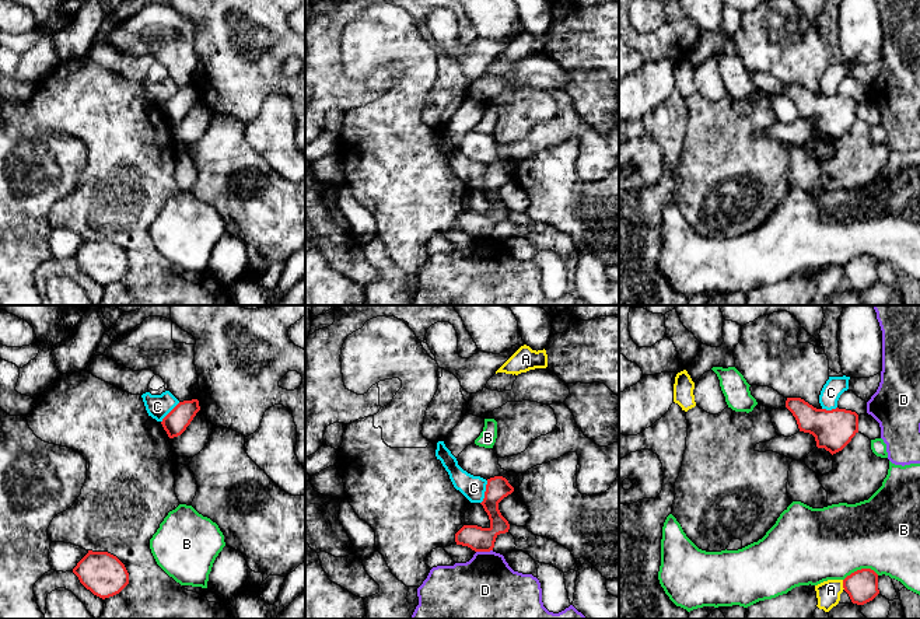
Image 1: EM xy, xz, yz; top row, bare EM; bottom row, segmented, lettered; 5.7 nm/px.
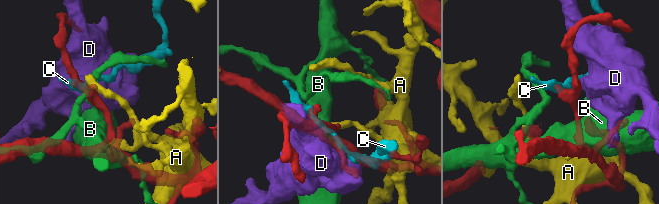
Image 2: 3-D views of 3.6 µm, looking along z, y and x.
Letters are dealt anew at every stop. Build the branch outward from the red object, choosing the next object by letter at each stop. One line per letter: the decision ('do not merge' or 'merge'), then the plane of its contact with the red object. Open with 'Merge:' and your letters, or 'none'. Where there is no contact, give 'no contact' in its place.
Merge: none
A: do not merge | yz
B: do not merge | yz
C: do not merge | xz
D: do not merge | xz

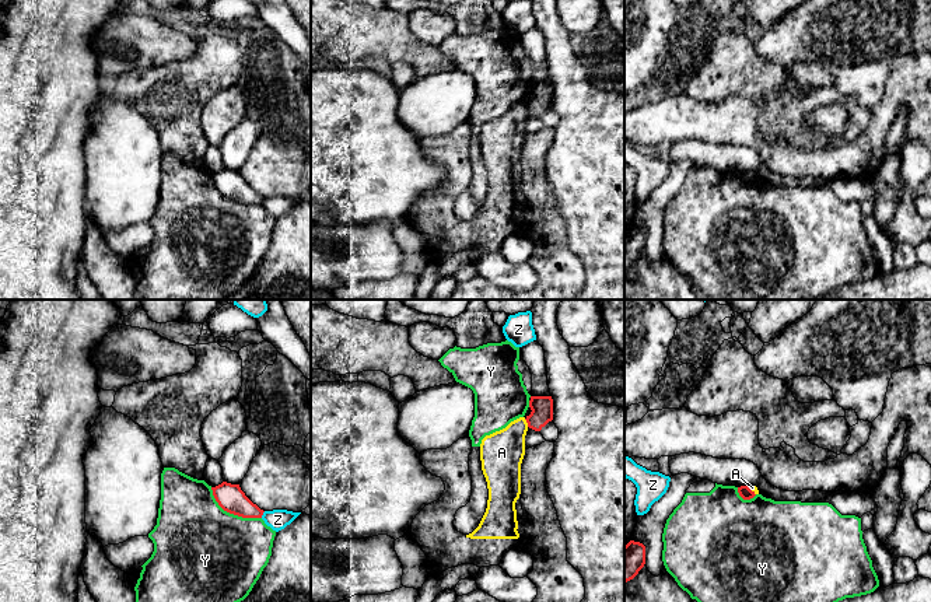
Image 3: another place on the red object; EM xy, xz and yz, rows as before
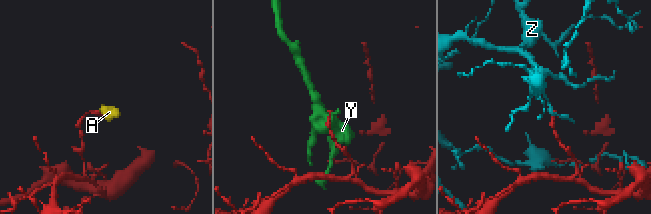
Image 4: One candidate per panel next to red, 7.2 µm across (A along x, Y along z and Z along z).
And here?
Merge: none
A: do not merge | xz
Y: do not merge | xy
Z: do not merge | xy

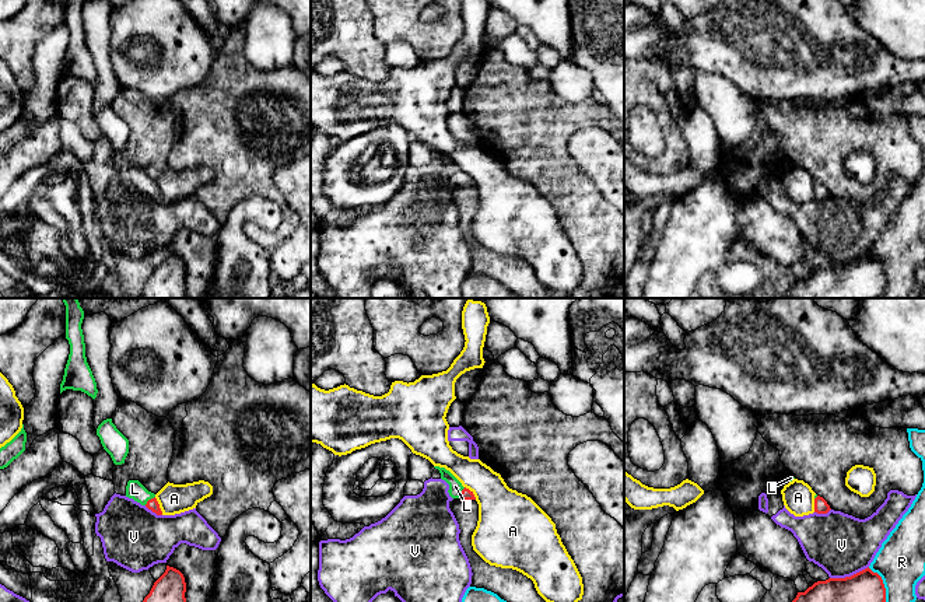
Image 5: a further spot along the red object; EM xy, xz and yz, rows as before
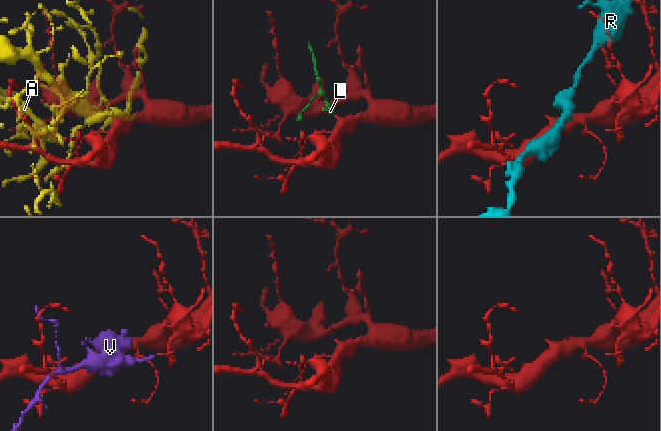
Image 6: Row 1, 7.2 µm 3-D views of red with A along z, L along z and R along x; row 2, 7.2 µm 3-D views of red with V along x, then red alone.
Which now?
Merge: L
A: do not merge | xy
L: merge | xy
R: do not merge | yz
V: do not merge | yz

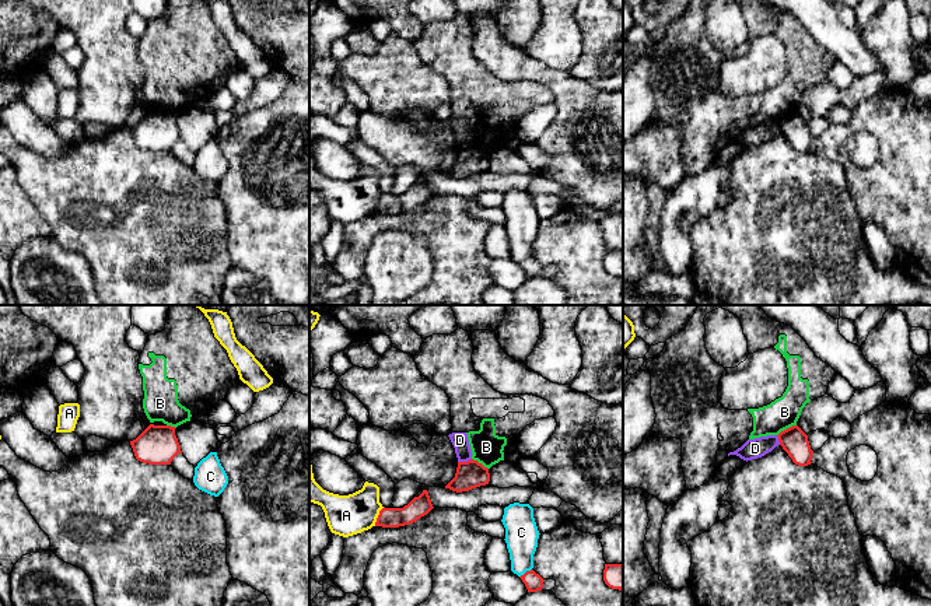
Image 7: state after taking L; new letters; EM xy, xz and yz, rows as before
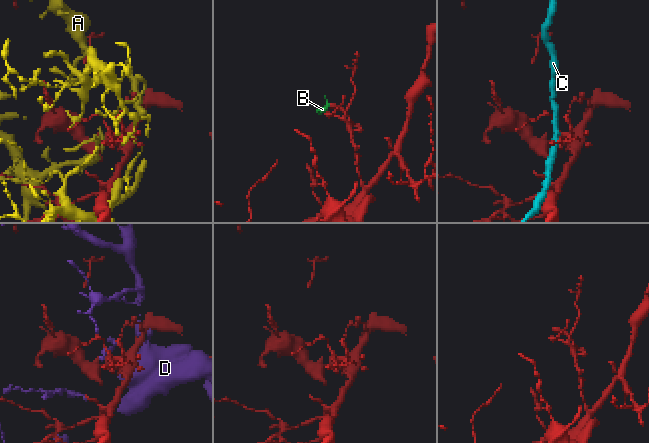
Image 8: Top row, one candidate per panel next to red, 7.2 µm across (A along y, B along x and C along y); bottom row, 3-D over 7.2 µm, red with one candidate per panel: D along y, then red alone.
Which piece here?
Merge: none
A: do not merge | xz
B: do not merge | yz
C: do not merge | xz
D: do not merge | xz

